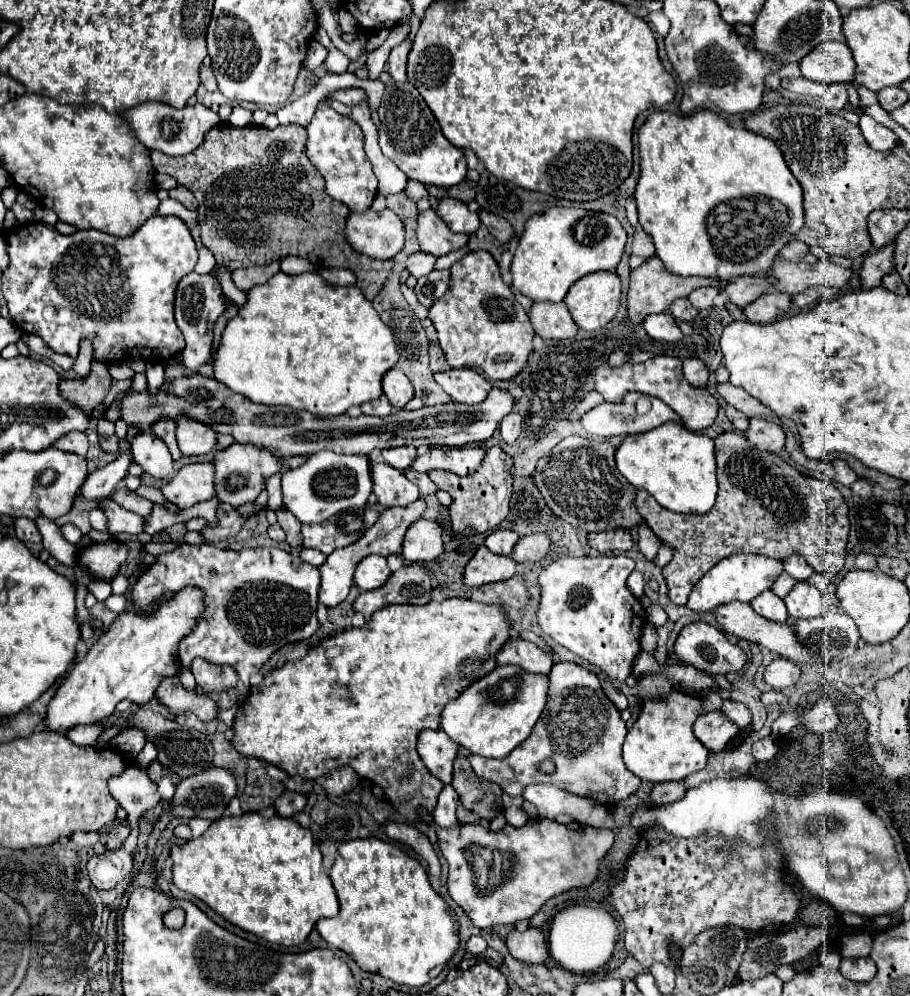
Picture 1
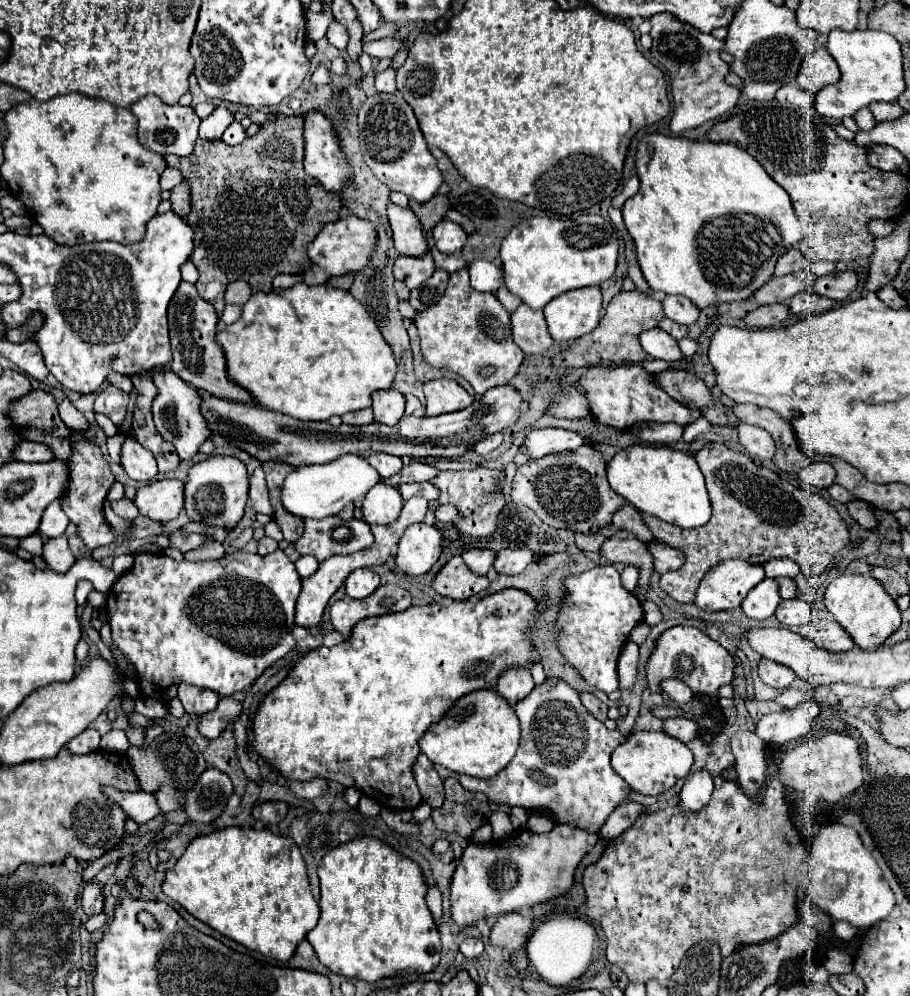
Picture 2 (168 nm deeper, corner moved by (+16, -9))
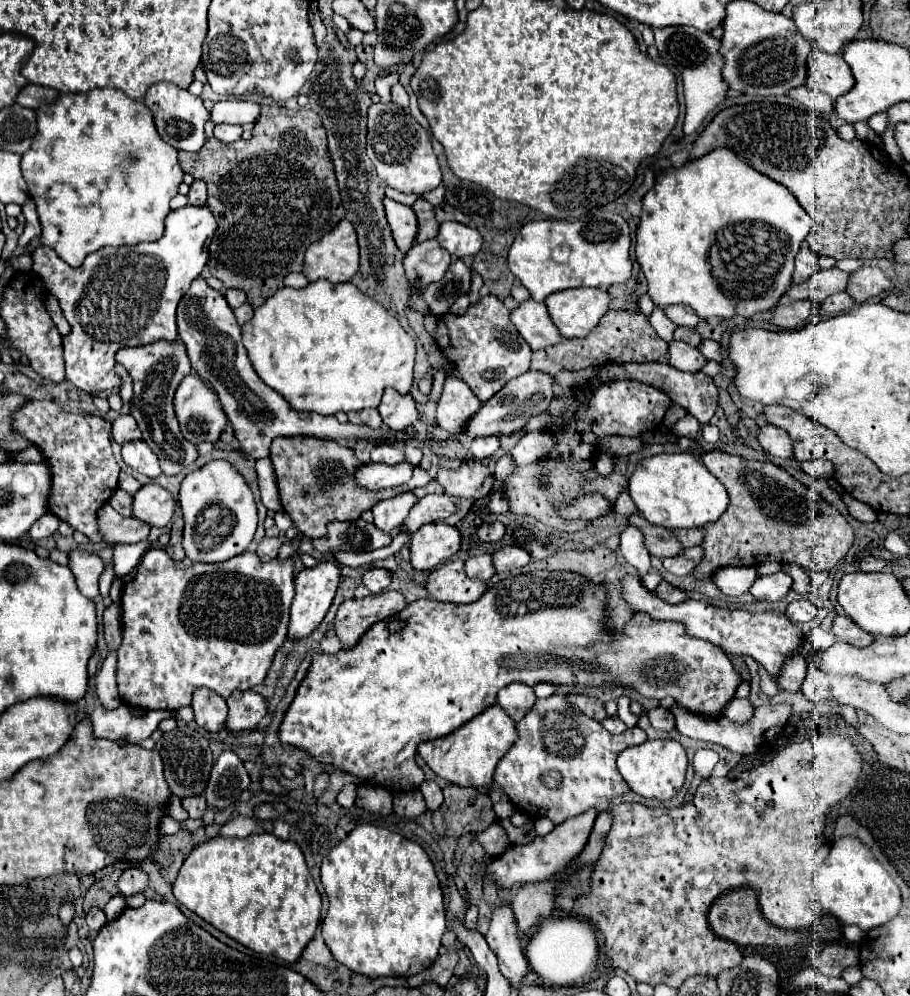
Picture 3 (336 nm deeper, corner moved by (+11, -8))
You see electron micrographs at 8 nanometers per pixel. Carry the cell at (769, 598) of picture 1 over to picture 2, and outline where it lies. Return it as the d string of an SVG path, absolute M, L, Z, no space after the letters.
M764 578L758 586L754 586L748 596L742 602L742 608L746 616L750 618L770 618L780 604L780 594L778 594L778 582L774 578Z

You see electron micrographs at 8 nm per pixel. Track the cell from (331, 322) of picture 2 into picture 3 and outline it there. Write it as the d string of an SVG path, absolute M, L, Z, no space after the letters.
M319 279L315 283L309 283L303 289L293 289L293 287L283 287L279 289L275 295L267 297L267 301L255 309L255 315L251 321L247 321L241 327L241 335L243 335L243 345L247 349L249 361L253 365L253 369L257 371L257 375L261 377L261 381L265 385L269 385L271 389L275 389L277 393L281 393L287 403L291 405L291 409L295 411L305 411L305 413L319 413L319 415L335 415L339 411L349 413L349 411L361 411L365 407L377 407L381 403L381 395L385 387L393 387L399 393L409 393L411 383L413 383L413 363L415 363L415 341L405 333L405 329L399 325L399 321L385 309L381 307L377 301L373 301L371 297L367 297L365 293L361 293L353 283L329 283L325 279Z

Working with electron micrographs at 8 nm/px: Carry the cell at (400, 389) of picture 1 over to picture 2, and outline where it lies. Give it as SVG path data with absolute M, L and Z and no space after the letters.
M380 390L372 394L372 410L374 410L374 420L386 426L398 424L398 420L404 416L404 396L398 390Z

